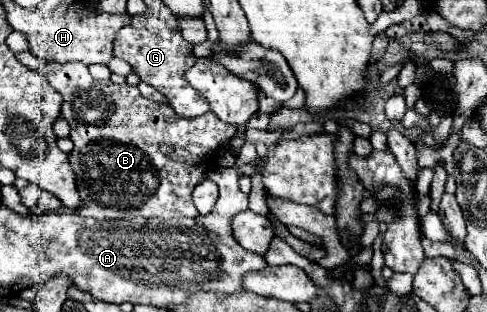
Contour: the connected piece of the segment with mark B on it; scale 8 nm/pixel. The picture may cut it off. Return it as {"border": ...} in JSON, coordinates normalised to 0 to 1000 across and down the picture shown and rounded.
{"border":[[[90,202],[78,234],[127,304],[127,375],[144,401],[144,446],[152,478],[144,529],[156,554],[156,593],[168,638],[160,683],[189,702],[259,702],[259,696],[329,696],[374,702],[407,696],[394,651],[398,599],[423,574],[431,529],[431,484],[468,458],[485,433],[485,407],[456,394],[435,356],[398,381],[374,381],[345,337],[320,330],[287,304],[283,279],[263,266],[234,272],[230,260],[189,253],[172,202]]]}

